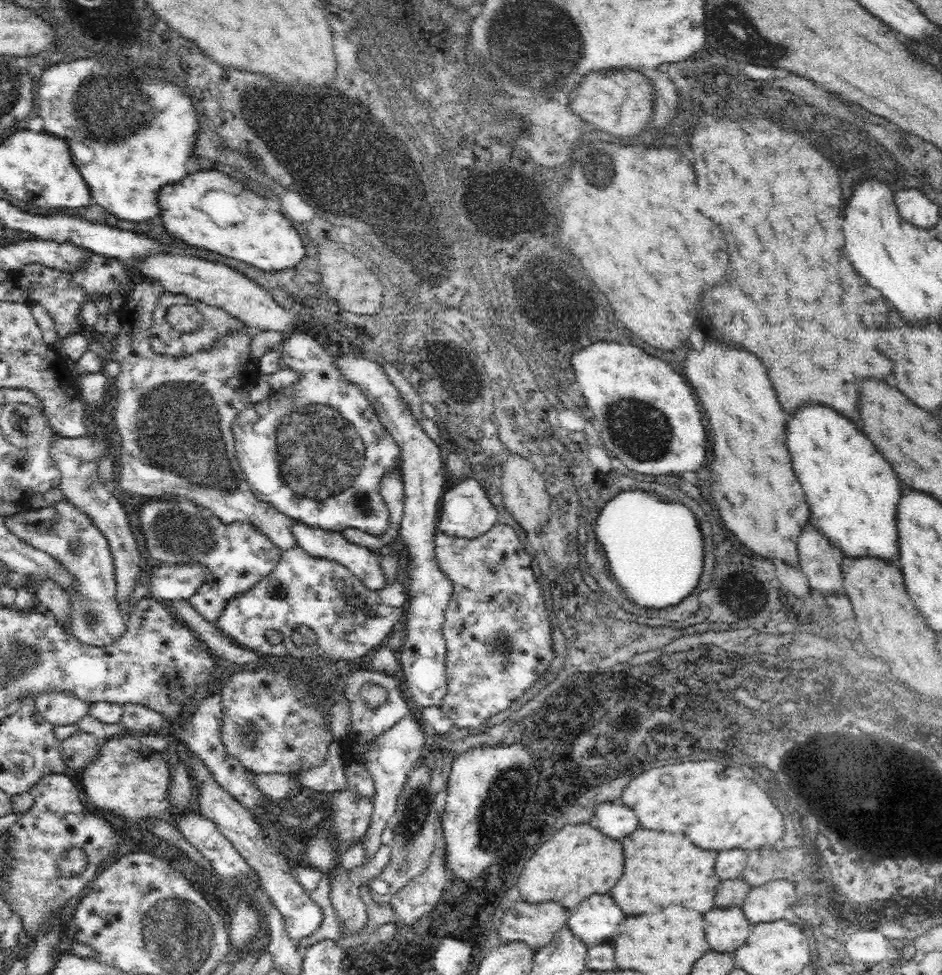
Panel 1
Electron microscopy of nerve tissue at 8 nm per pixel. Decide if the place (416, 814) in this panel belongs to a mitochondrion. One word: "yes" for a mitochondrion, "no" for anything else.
yes

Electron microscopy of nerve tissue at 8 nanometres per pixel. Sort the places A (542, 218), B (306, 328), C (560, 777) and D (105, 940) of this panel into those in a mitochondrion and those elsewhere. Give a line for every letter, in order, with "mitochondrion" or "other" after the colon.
A: mitochondrion
B: other
C: other
D: other

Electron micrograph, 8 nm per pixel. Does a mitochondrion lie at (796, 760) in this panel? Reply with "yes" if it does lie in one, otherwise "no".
no

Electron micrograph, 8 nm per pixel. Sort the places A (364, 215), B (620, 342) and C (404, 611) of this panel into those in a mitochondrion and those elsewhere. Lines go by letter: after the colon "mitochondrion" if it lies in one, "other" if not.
A: mitochondrion
B: other
C: other

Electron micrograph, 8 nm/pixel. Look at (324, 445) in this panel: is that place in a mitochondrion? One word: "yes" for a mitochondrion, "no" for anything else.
yes

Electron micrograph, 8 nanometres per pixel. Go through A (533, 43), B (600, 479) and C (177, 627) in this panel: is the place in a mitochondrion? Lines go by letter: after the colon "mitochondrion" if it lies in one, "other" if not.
A: mitochondrion
B: other
C: other

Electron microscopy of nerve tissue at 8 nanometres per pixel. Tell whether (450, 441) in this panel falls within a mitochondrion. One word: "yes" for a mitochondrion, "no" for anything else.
no

